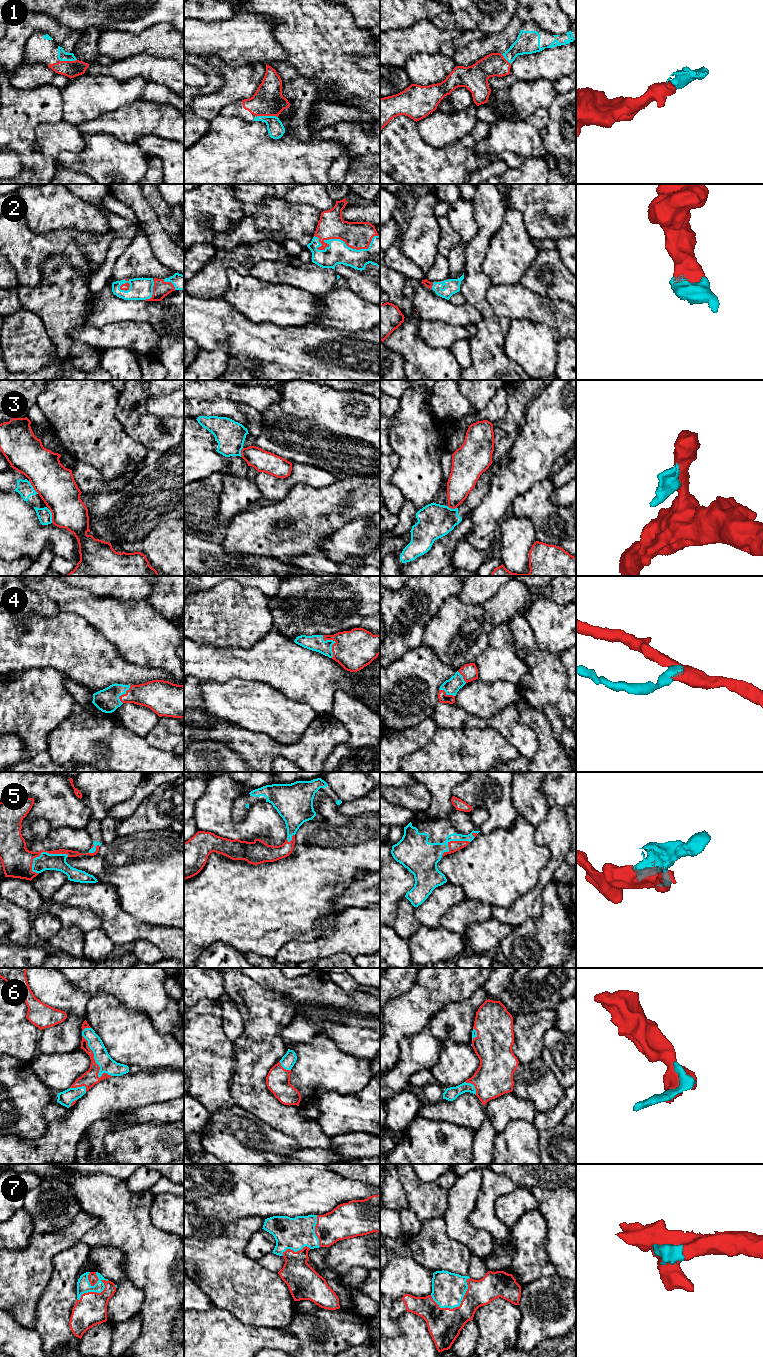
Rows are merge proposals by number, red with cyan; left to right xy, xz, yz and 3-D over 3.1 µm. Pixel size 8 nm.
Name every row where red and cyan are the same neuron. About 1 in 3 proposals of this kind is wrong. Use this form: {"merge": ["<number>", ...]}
{"merge": ["1", "2", "4", "5", "6", "7"]}

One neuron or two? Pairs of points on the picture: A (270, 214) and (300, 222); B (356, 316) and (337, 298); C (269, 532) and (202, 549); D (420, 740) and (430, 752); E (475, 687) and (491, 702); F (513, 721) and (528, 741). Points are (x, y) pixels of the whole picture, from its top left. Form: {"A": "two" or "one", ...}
{"A": "one", "B": "one", "C": "two", "D": "two", "E": "one", "F": "one"}

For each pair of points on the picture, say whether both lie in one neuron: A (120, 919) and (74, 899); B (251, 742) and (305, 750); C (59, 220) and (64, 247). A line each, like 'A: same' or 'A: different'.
A: same
B: same
C: different

